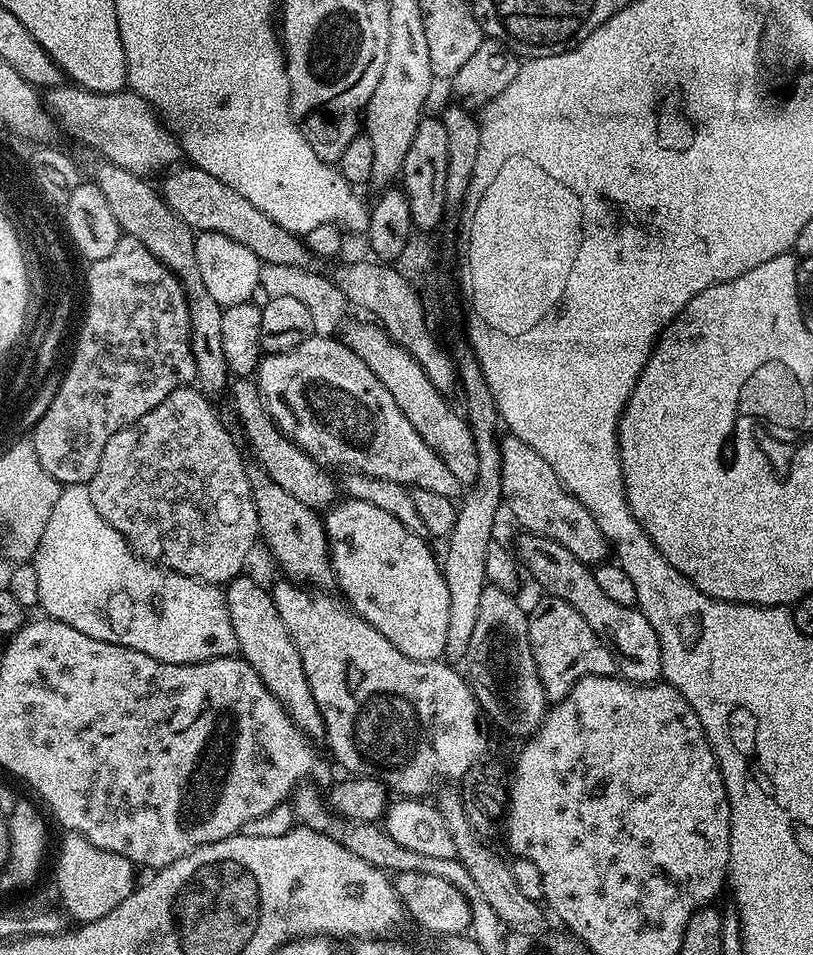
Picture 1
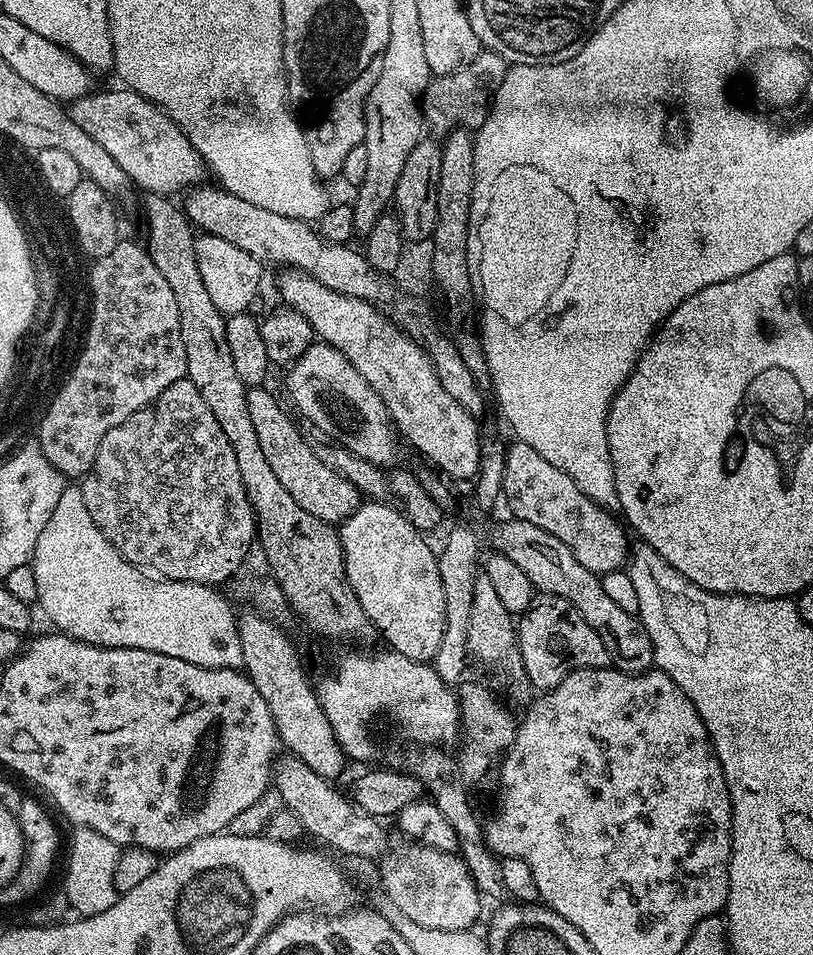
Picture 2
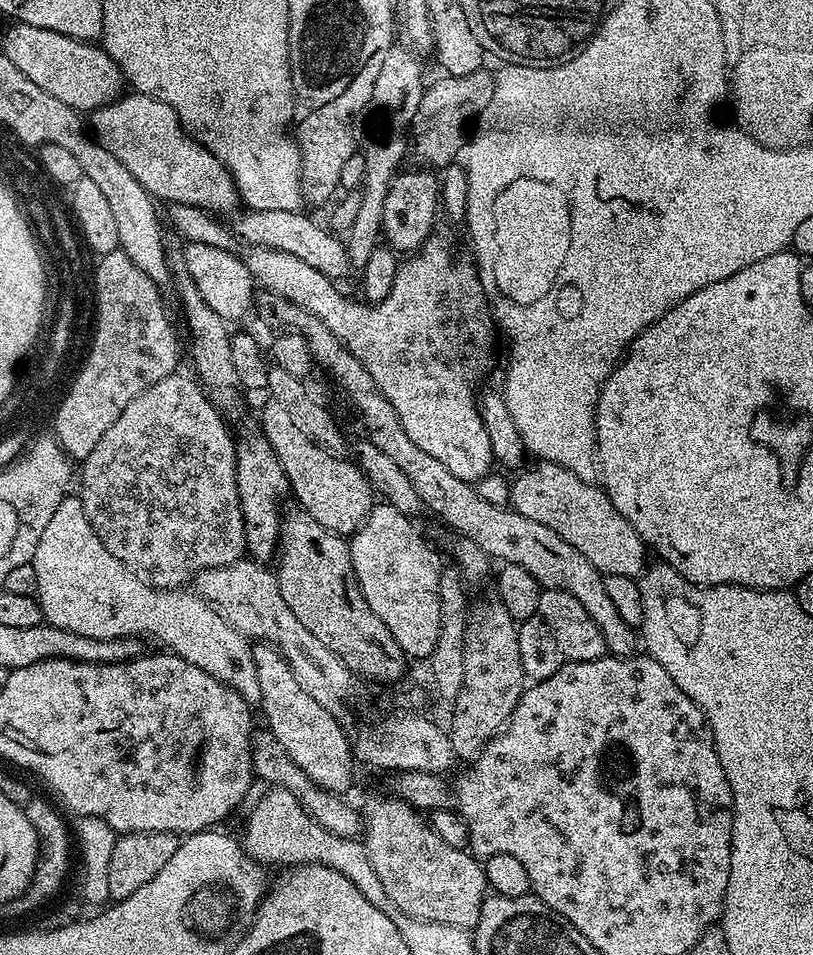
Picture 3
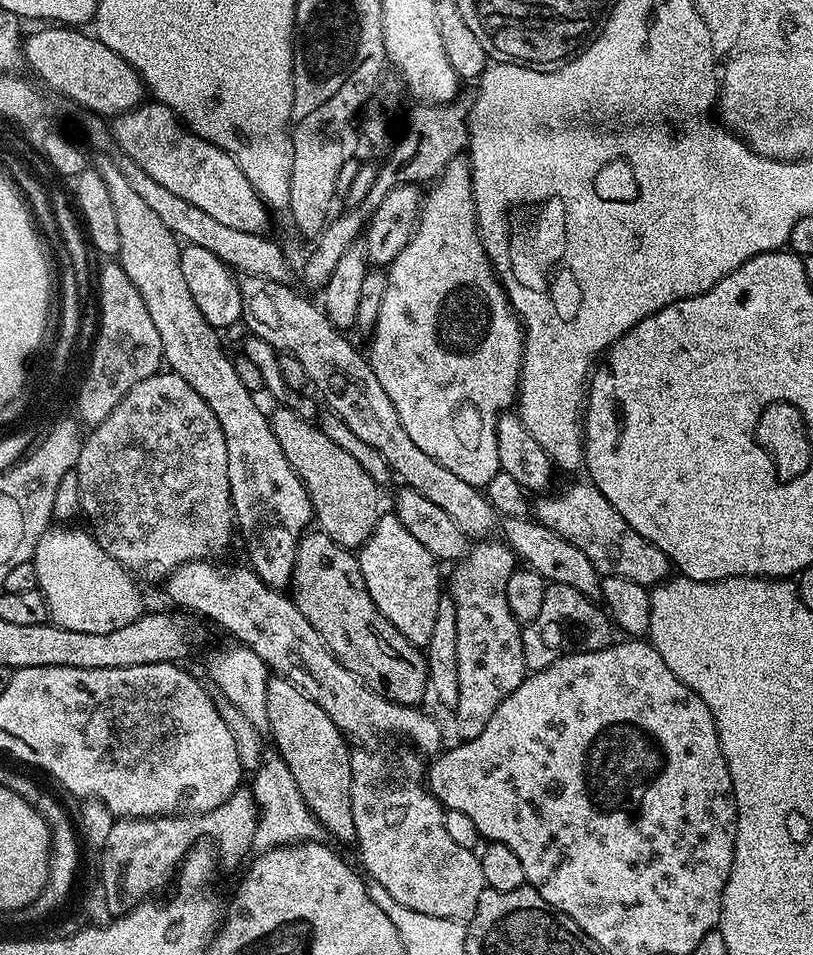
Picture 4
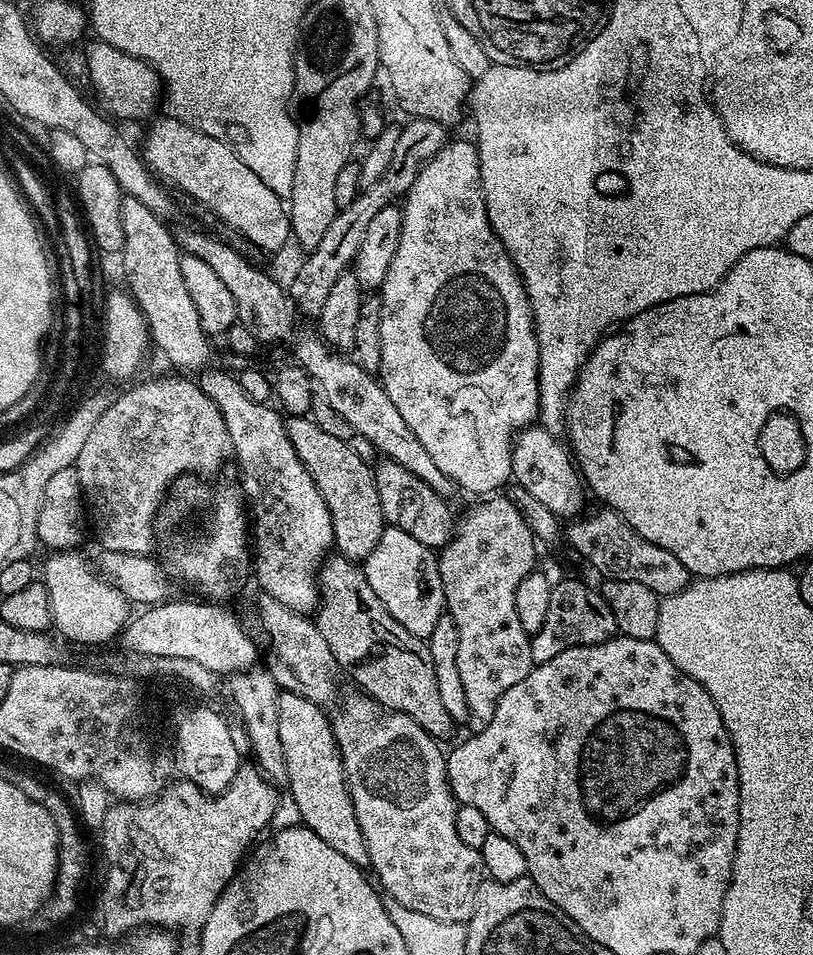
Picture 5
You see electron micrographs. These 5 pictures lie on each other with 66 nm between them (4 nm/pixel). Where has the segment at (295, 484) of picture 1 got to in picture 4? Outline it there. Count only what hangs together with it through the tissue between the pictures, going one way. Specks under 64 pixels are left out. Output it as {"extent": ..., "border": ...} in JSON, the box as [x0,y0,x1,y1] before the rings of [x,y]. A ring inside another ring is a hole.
{"extent":[270,406,382,550],"border":[[[276,406],[274,408],[276,409],[270,412],[274,438],[278,438],[278,446],[282,446],[282,450],[286,454],[286,462],[290,462],[292,469],[300,475],[302,483],[308,486],[308,497],[312,503],[314,520],[319,531],[327,534],[331,540],[338,542],[338,546],[343,548],[349,550],[363,548],[364,543],[374,534],[382,515],[382,509],[380,509],[381,485],[376,484],[374,478],[370,478],[370,474],[366,474],[366,470],[362,470],[362,466],[358,466],[358,461],[351,454],[346,454],[346,450],[342,450],[342,446],[338,446],[338,442],[334,442],[334,438],[326,438],[323,430],[311,419],[300,417],[298,413],[287,407]]]}

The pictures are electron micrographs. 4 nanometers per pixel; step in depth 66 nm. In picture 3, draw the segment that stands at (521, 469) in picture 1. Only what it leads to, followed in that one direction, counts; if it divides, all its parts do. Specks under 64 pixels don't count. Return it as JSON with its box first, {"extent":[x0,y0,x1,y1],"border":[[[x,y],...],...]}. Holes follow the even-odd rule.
{"extent":[511,462,649,580],"border":[[[547,462],[537,465],[537,468],[525,467],[519,473],[521,476],[511,481],[511,507],[534,522],[542,522],[542,526],[550,526],[558,538],[568,540],[574,550],[586,554],[601,576],[621,576],[631,580],[643,576],[649,563],[649,549],[634,526],[618,514],[603,487],[596,485],[595,488],[588,484],[592,482],[574,474],[569,468]]]}

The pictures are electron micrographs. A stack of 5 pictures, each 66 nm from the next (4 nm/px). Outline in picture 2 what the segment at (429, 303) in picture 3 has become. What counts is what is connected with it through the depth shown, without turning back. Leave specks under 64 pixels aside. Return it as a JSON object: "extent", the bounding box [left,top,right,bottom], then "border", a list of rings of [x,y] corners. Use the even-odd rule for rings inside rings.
{"extent":[280,271,482,481],"border":[[[302,271],[285,273],[280,280],[280,296],[284,299],[281,301],[302,314],[323,343],[332,344],[346,354],[349,362],[386,402],[397,433],[407,443],[409,440],[433,464],[429,465],[445,477],[471,481],[480,470],[482,432],[476,429],[477,417],[471,416],[456,399],[446,394],[432,365],[432,357],[425,354],[395,321],[383,316],[379,307],[346,302],[342,294],[330,291]]]}

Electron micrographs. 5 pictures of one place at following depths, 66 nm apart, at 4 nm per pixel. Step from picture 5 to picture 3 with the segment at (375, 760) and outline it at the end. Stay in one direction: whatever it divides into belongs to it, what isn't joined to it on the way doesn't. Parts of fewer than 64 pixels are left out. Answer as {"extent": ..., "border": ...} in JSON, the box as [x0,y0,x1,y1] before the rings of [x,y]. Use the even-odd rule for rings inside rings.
{"extent":[362,795,486,929],"border":[[[387,795],[374,797],[362,808],[362,839],[370,854],[370,866],[386,886],[386,894],[410,918],[475,929],[486,895],[481,861],[471,851],[442,842],[431,823],[408,801]]]}

